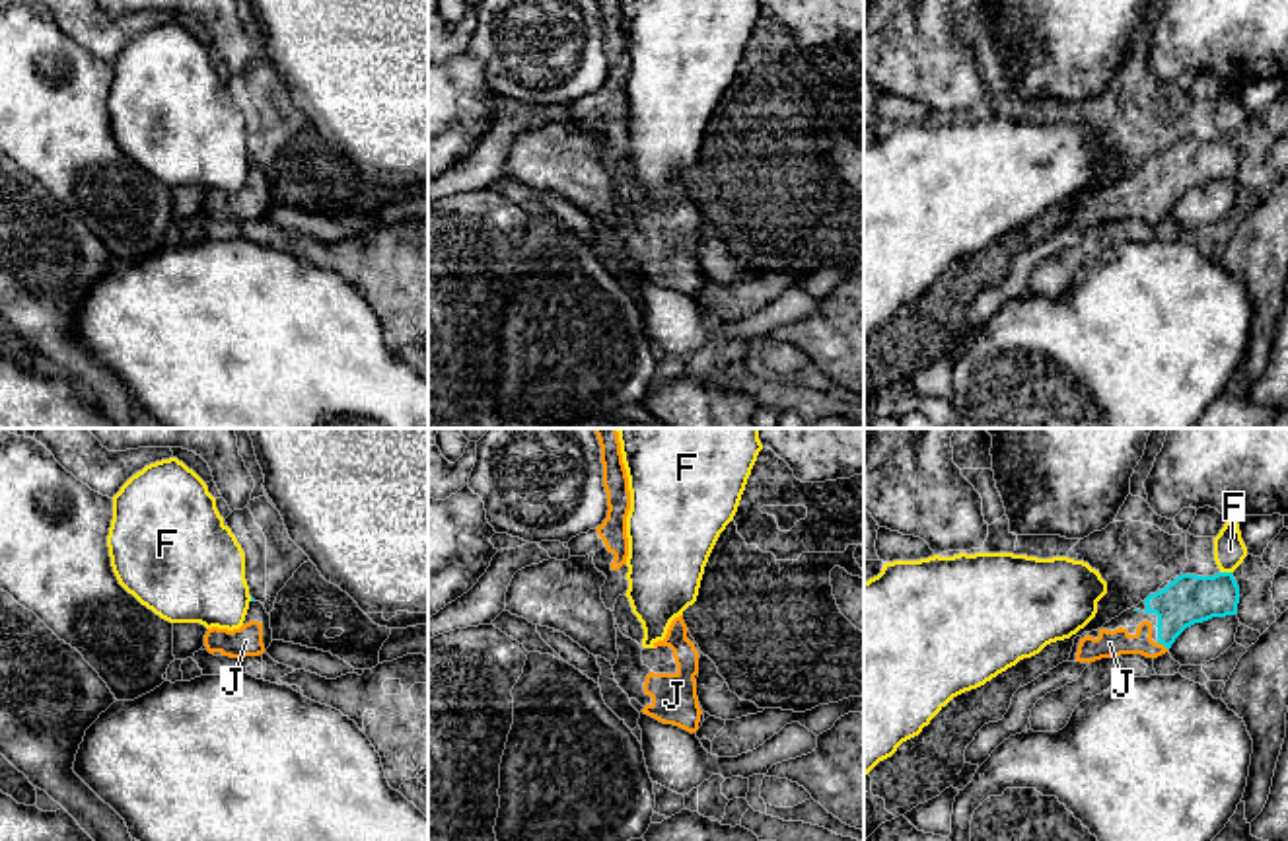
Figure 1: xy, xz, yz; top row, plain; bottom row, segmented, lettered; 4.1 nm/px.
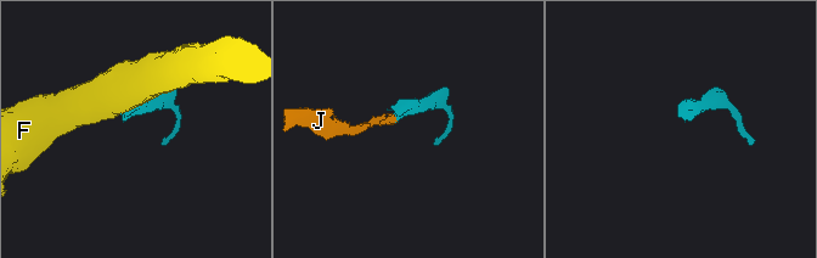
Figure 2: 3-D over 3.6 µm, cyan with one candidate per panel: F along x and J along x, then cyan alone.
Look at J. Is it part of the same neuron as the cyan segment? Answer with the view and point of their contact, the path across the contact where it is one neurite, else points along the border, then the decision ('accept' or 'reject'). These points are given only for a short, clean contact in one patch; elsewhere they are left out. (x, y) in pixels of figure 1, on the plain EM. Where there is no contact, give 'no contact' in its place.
yz (1164, 209) | across yz (1189, 162), (1176, 176), (1164, 209), (1109, 207) | accept

